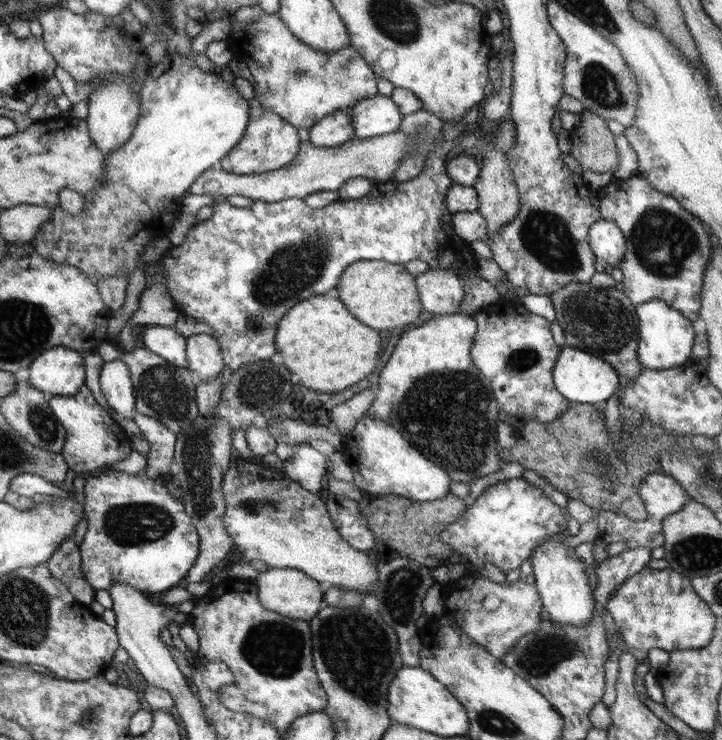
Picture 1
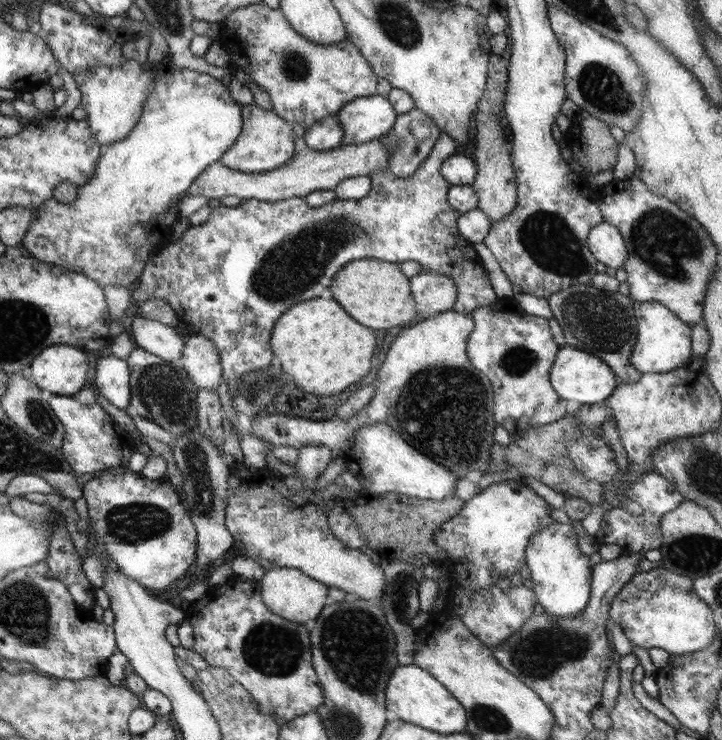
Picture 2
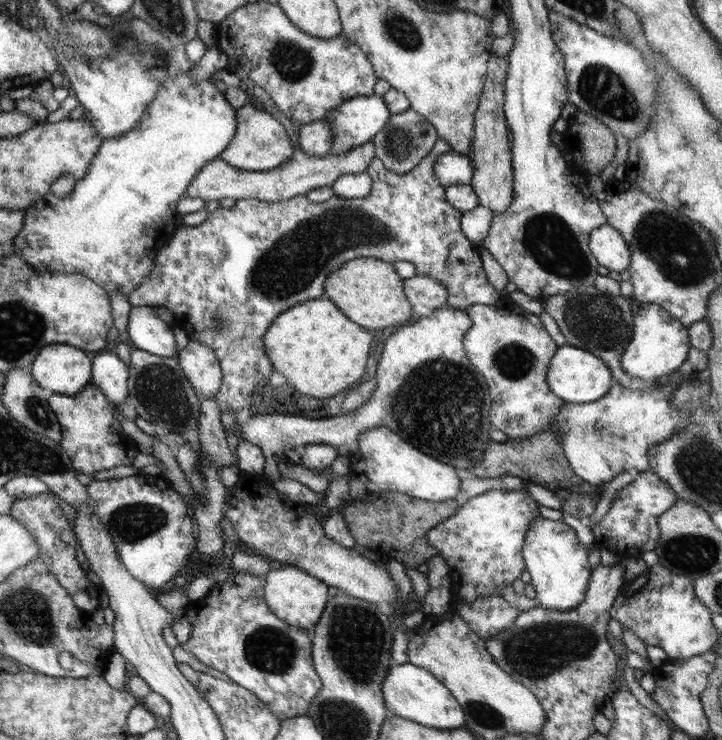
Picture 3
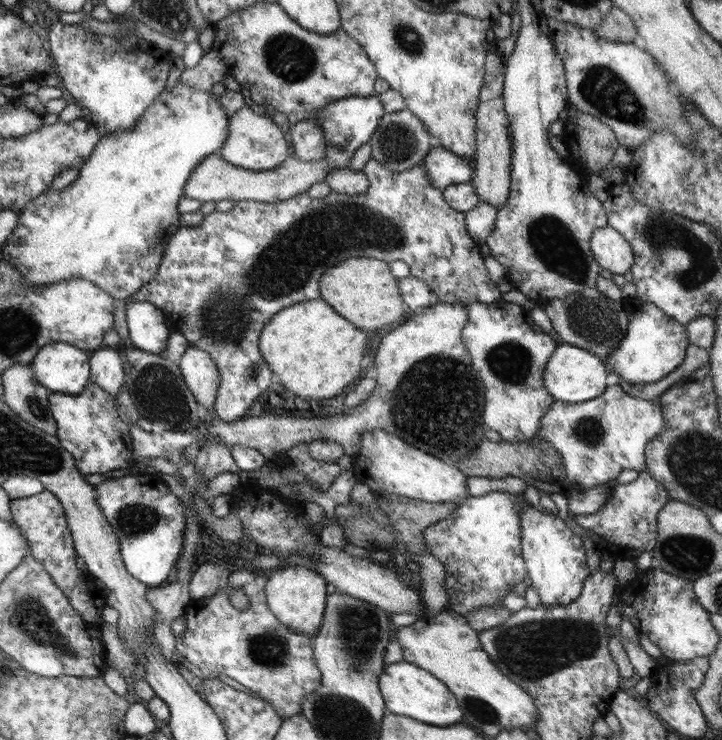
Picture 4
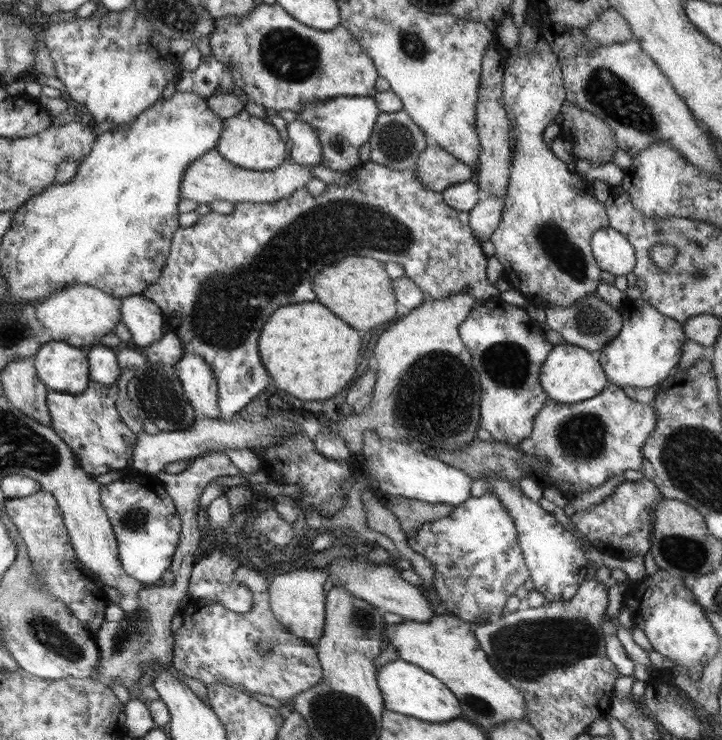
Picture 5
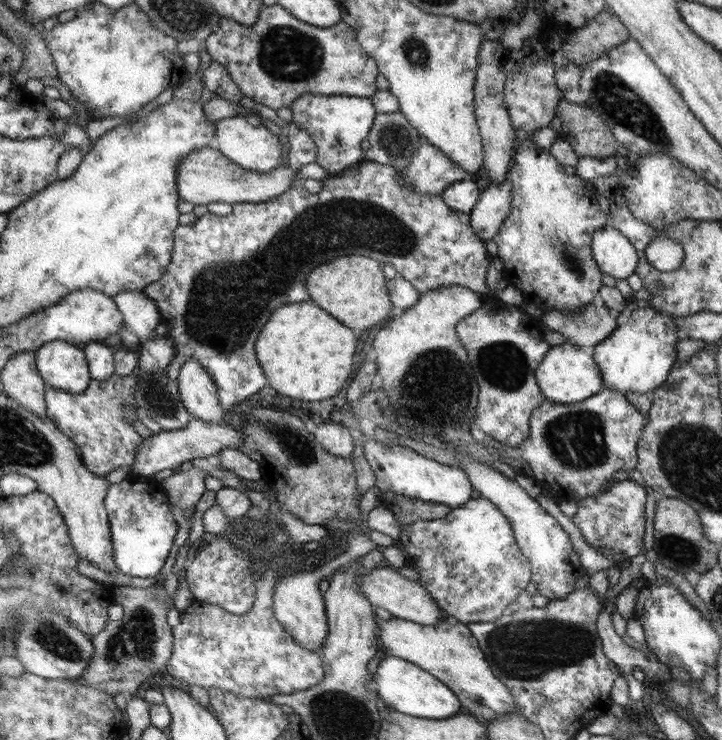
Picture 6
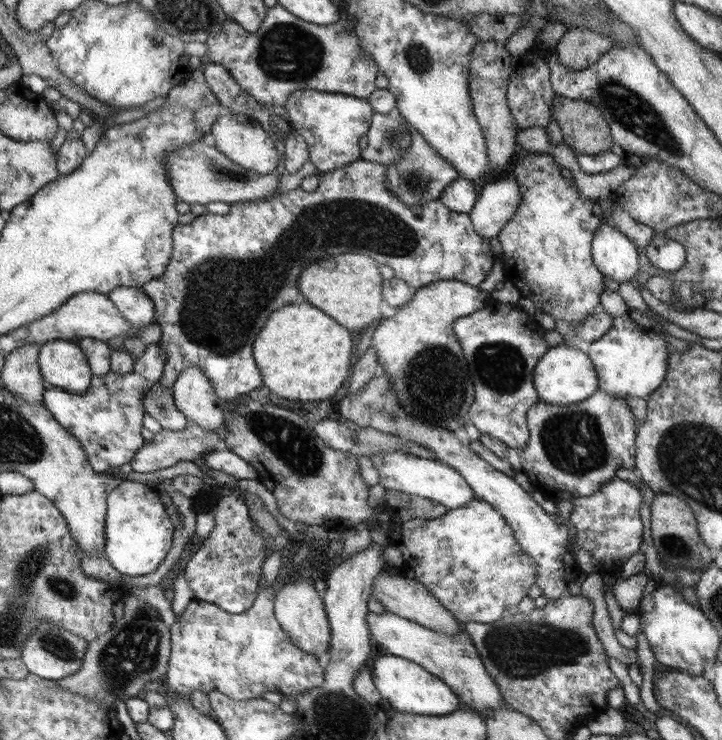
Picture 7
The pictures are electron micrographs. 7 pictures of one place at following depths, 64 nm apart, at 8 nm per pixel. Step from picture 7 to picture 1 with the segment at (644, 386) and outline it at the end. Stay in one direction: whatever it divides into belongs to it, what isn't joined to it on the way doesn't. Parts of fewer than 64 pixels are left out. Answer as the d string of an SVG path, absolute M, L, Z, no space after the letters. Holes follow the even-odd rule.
M662 299L636 305L639 327L638 359L647 370L668 370L683 365L693 356L693 342L697 338L692 321Z

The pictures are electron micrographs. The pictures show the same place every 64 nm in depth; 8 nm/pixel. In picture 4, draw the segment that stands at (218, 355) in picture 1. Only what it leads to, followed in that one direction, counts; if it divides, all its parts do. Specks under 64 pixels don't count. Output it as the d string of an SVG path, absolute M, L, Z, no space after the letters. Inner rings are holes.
M190 345L176 363L196 403L214 409L220 382L218 368L210 353Z

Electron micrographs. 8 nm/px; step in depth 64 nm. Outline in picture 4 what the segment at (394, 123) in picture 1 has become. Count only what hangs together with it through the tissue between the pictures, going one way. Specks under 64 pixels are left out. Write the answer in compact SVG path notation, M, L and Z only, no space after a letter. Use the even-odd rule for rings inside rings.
M376 94L368 97L354 96L343 100L338 99L329 107L319 111L311 121L316 122L325 130L325 137L328 141L325 160L335 168L346 169L358 148L368 143L374 135L385 114L385 106Z

